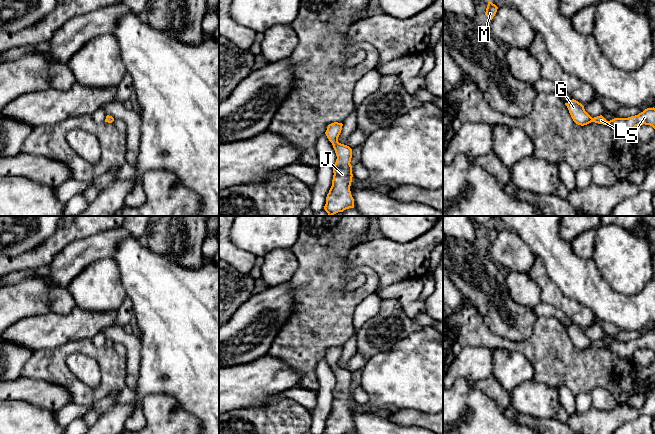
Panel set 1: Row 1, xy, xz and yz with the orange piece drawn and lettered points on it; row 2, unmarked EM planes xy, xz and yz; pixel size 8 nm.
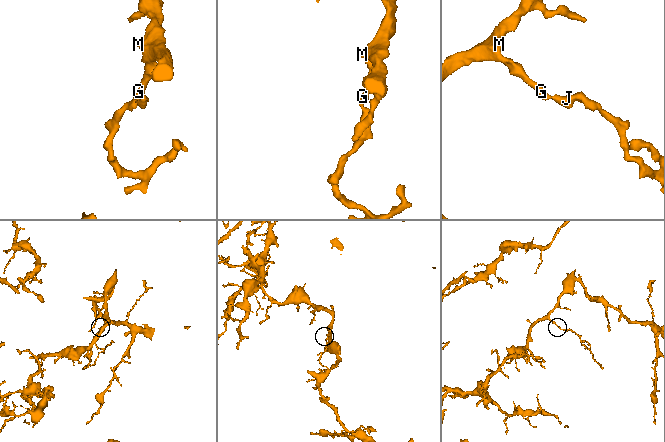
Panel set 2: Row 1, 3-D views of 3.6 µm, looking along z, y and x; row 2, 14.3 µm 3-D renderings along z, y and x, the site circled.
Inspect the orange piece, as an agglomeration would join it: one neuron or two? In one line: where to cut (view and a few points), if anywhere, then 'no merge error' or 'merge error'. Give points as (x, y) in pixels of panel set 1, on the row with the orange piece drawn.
no cut; no merge error

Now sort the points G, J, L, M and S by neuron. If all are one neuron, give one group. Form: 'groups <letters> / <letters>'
groups G J L M S

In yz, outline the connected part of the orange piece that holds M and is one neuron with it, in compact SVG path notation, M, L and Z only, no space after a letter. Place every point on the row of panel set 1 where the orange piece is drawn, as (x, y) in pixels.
M491 1L488 2L485 15L488 17L489 20L492 20L497 12L498 7L493 4Z

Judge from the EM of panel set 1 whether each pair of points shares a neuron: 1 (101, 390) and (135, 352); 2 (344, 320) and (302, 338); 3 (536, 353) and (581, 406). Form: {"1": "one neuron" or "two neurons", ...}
{"1": "two neurons", "2": "one neuron", "3": "two neurons"}

